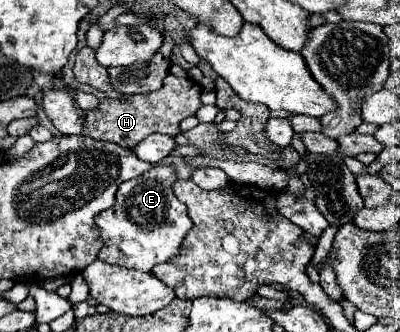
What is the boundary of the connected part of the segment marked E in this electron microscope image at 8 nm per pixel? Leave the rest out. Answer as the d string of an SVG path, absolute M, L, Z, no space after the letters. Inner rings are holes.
M155 165L147 173L119 185L115 205L95 217L105 243L99 253L101 261L127 269L151 271L157 263L171 261L179 255L181 243L193 227L193 221L173 195L171 185L175 179L173 167Z

